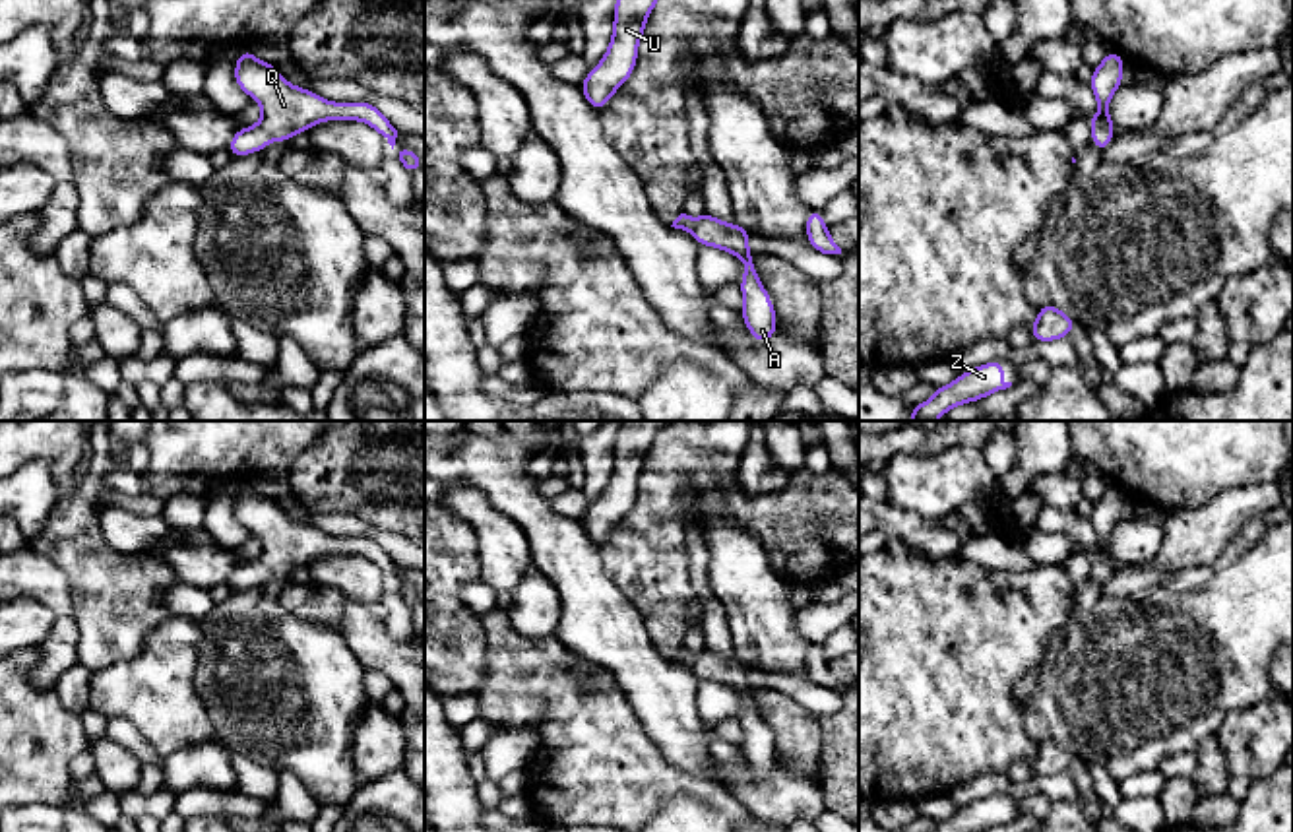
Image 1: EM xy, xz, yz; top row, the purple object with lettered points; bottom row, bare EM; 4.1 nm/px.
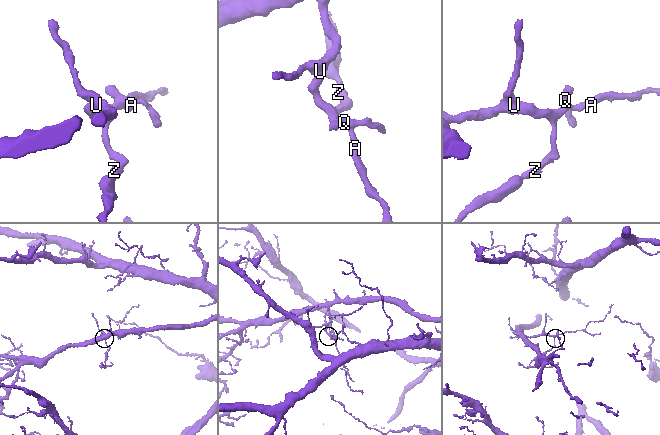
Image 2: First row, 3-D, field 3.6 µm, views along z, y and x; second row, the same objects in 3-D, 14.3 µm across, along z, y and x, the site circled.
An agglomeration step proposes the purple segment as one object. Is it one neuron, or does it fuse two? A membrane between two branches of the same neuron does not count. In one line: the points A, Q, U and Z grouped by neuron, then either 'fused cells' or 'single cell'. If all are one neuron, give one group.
groups A Q U Z; single cell

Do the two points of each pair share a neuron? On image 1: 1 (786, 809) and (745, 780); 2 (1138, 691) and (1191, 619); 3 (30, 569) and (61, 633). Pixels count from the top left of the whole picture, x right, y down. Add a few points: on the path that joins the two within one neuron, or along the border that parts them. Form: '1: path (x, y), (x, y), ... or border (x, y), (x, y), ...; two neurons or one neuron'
1: path (776, 800), (762, 798), (755, 790); one neuron
2: path (1156, 673), (1191, 637); one neuron
3: path (45, 584), (61, 604), (61, 617); one neuron

